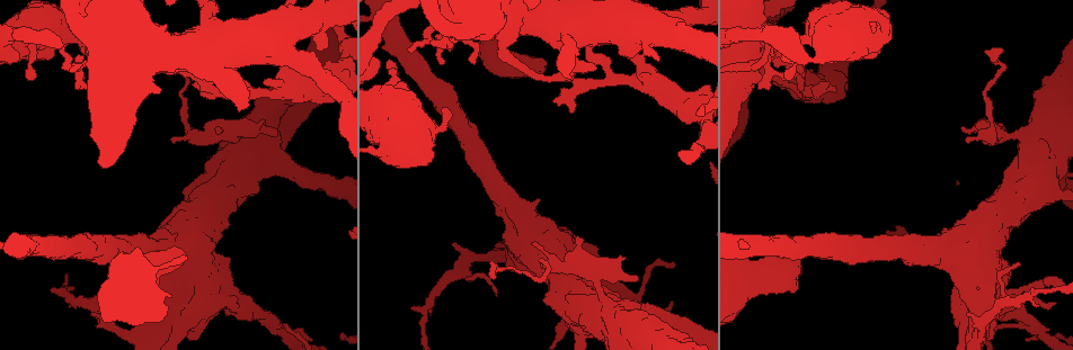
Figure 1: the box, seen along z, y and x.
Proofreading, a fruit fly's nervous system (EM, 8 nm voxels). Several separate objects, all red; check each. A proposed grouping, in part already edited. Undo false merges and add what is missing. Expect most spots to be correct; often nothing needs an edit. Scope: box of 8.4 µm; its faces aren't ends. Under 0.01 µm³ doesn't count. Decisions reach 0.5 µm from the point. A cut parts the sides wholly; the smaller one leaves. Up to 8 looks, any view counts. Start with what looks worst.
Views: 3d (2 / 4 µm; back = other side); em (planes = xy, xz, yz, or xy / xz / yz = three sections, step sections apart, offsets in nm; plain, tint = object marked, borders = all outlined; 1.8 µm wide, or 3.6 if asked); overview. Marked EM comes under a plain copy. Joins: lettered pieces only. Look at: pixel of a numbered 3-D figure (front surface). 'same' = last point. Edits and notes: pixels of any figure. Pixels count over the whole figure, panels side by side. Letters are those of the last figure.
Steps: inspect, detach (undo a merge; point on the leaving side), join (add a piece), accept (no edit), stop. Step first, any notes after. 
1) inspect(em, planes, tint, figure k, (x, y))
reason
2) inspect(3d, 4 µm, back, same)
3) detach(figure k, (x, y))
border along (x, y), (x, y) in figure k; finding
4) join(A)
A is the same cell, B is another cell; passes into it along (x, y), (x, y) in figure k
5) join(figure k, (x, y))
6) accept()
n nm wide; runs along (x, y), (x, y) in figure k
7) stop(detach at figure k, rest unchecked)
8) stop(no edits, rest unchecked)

inspect(3d, 4 µm, figure 1, (1050, 196))
calibre changes

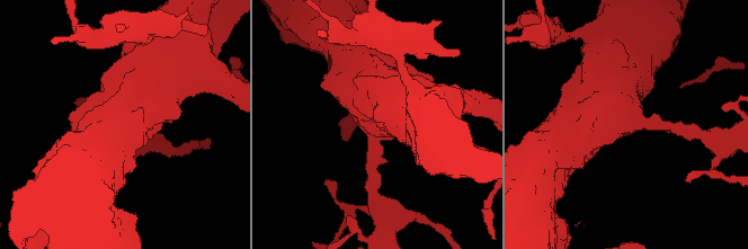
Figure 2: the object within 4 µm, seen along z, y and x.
inspect(em, 3.6 µm, planes, tint, figure 2, (633, 122))
shape alone is not enough

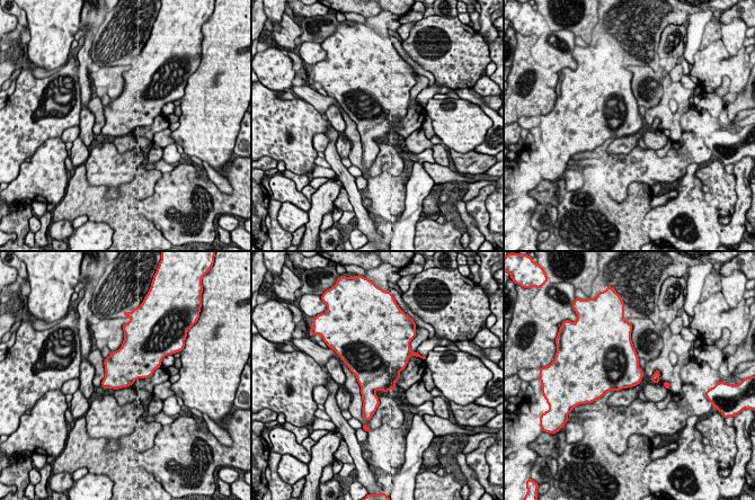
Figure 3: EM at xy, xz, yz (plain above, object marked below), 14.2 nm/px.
inspect(em, 3.6 µm, planes, borders, same)

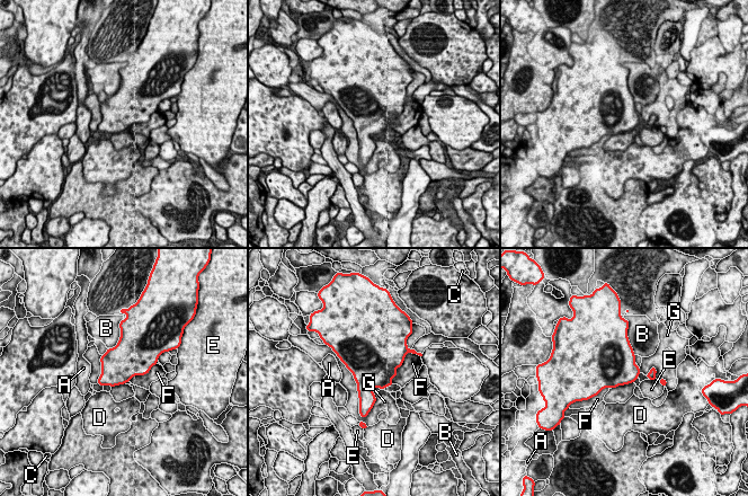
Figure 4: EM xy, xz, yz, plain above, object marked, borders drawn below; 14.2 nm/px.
accept()
500 nm wide; A, B, C, D, E, F and G are other cells; border along (407, 353), (391, 383) in figure 4; continuous, no second neuron

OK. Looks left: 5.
inspect(em, xz, step 16, tint, figure 1, (502, 45))
sudden change in width

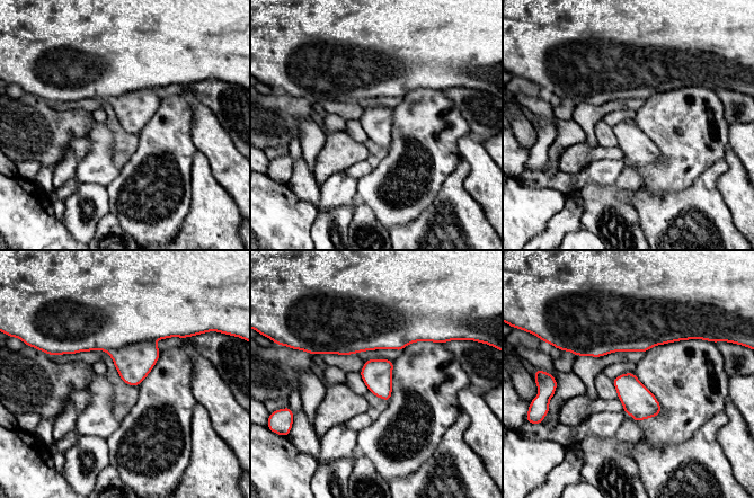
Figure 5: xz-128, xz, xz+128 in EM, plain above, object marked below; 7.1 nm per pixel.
inspect(em, planes, borders, same)
cut it another way

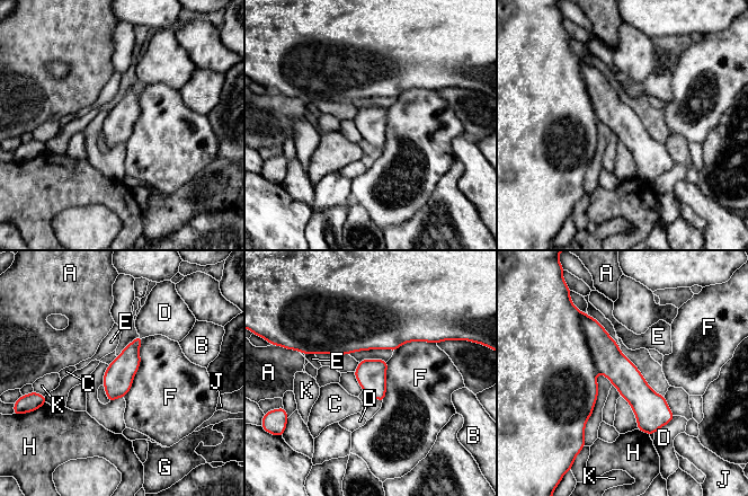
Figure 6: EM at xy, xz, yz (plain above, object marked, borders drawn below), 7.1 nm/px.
detach(figure 6, (610, 361))
F touches over 460 nm; A, B, C, D, E, F, G, H, J and K are other cells; the part that leaves runs along (588, 319), (650, 408), (651, 431) in figure 6; two neurons meet here

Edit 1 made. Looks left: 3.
inspect(overview)

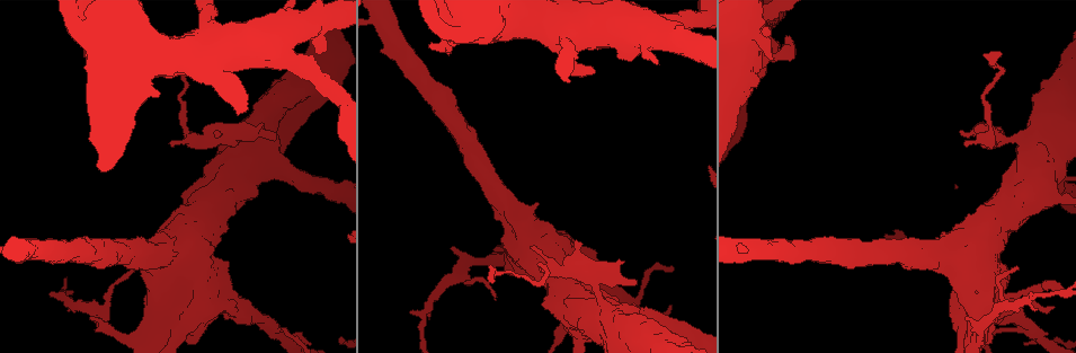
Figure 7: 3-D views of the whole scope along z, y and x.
inspect(em, 3.6 µm, planes, borders, figure 7, (283, 58))
thick turns thin

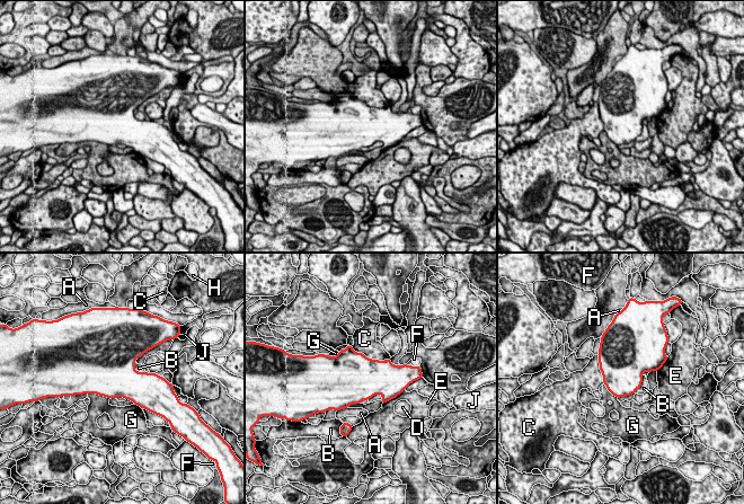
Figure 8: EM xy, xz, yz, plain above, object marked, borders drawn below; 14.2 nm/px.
accept()
C touches over 600 nm; A, B, C, D, E, F, G, H and J are other cells; border along (382, 395), (373, 395), (368, 399) in figure 8; continuous, no second neuron

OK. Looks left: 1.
stop(detach at figure 6, rest unchecked)

